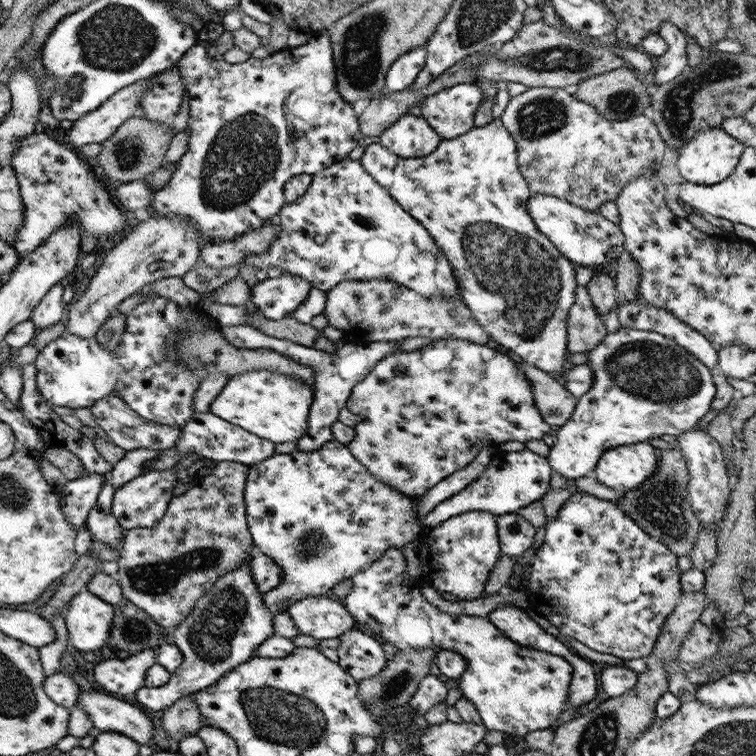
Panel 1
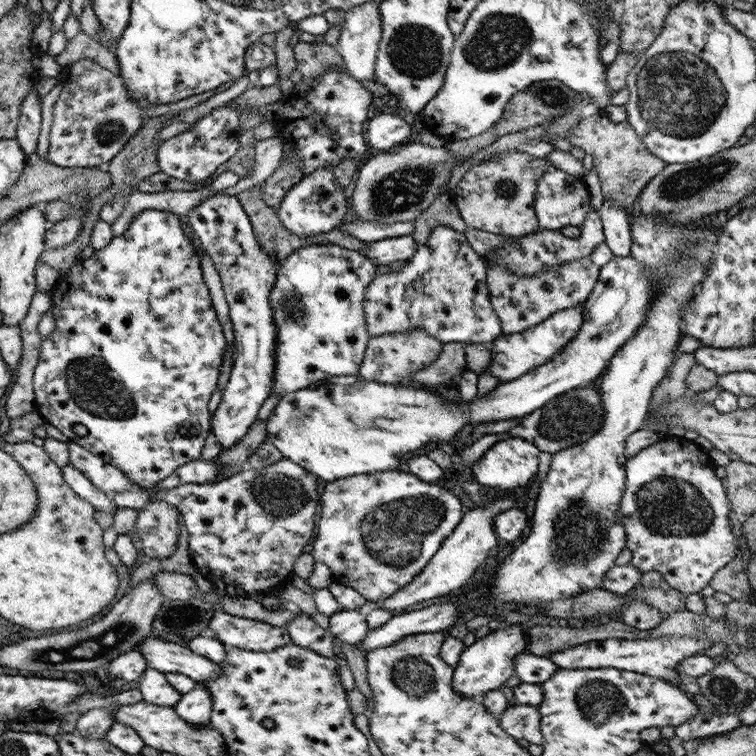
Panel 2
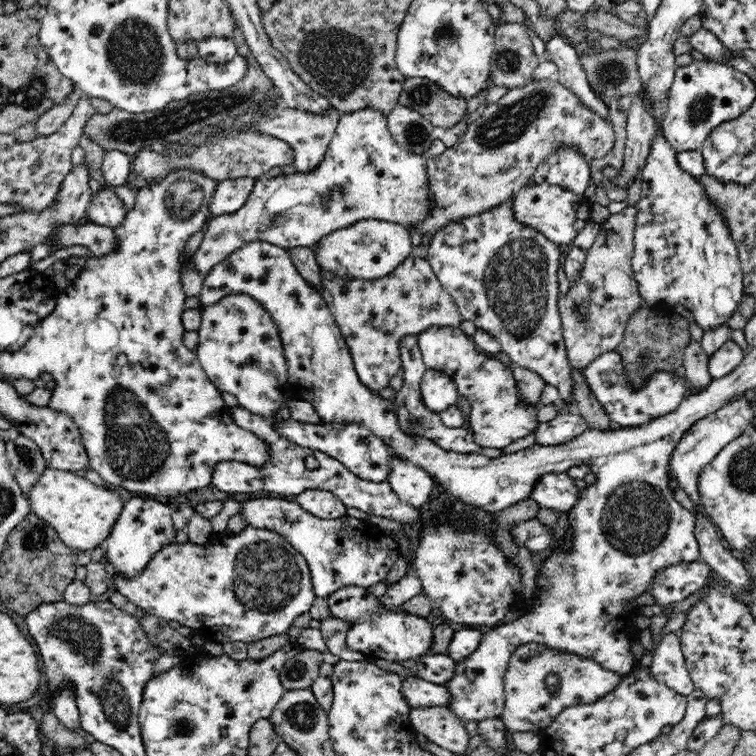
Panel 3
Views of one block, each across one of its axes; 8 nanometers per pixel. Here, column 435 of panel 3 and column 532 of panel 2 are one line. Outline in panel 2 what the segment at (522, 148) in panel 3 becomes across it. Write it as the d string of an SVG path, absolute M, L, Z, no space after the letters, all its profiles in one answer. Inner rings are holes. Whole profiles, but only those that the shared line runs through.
M507 152L493 161L481 162L477 166L469 168L463 173L456 187L447 191L450 202L456 205L457 212L467 228L477 228L512 238L519 238L525 234L536 232L538 222L533 212L533 201L535 200L535 187L537 179L541 177L541 171L547 165L546 160L540 160L529 156L525 152Z

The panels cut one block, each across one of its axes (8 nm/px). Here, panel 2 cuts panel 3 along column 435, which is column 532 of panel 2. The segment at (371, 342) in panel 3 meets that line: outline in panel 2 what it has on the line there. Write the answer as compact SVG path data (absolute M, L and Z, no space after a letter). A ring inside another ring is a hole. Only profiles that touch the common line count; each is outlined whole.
M589 257L573 259L533 275L515 275L507 272L503 265L488 264L485 271L485 287L488 289L488 302L499 318L502 334L523 332L543 322L558 310L576 307L591 294L597 282L598 270Z

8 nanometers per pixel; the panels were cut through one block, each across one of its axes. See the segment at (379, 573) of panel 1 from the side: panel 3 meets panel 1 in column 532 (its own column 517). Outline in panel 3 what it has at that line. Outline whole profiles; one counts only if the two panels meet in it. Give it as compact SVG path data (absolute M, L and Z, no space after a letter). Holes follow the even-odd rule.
M538 644L518 647L510 657L504 675L505 707L500 718L509 730L514 732L541 732L569 706L596 702L612 692L624 675L602 668L590 659L562 651L554 651ZM548 674L558 676L558 686L551 691L544 679Z

